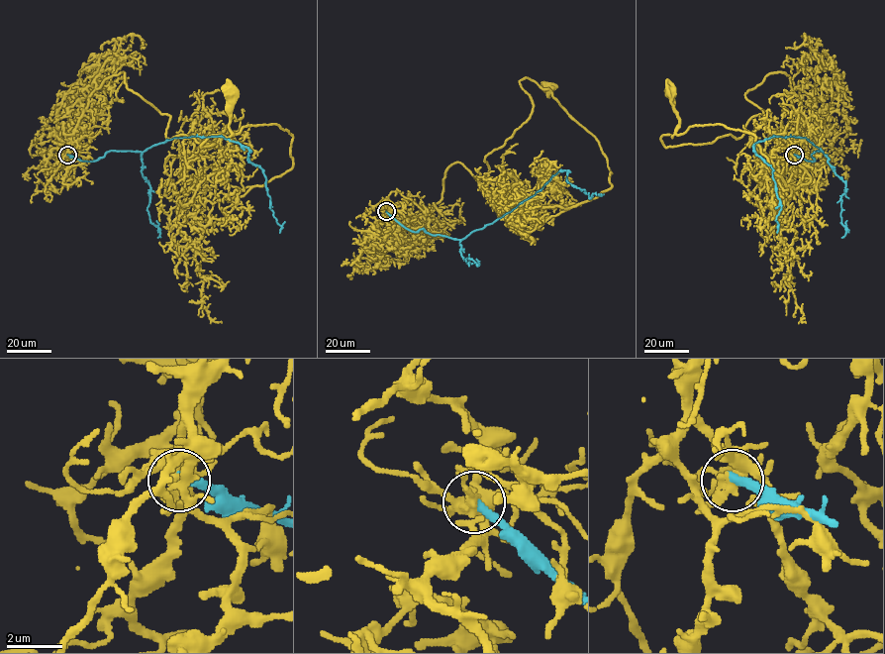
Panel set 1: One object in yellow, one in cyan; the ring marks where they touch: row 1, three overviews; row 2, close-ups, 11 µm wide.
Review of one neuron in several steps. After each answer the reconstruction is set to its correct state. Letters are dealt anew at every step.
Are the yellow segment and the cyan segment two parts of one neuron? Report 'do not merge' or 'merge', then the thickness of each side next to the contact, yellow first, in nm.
do not merge; calibres 360 and 320 nm

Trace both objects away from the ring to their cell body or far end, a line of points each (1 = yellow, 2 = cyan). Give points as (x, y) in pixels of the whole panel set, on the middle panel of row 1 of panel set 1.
1: (385, 212), (407, 218), (436, 204), (453, 163), (479, 180), (485, 158), (532, 112), (519, 81), (548, 88)
2: (385, 212), (412, 231), (461, 240), (560, 170), (589, 198), (598, 194)

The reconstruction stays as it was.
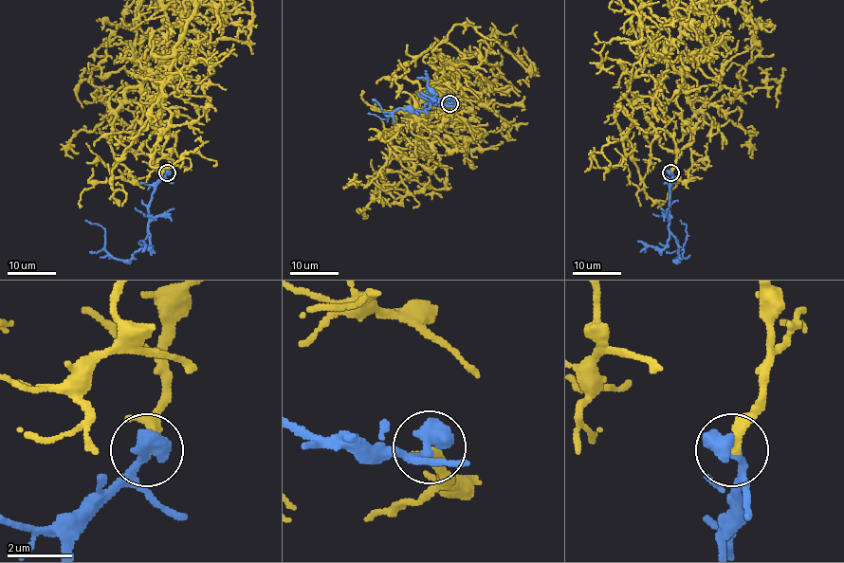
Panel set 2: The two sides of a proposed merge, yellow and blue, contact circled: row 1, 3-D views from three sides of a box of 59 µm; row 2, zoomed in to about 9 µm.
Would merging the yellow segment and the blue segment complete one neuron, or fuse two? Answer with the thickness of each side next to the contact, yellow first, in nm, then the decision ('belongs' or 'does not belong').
200/650 nm | belongs

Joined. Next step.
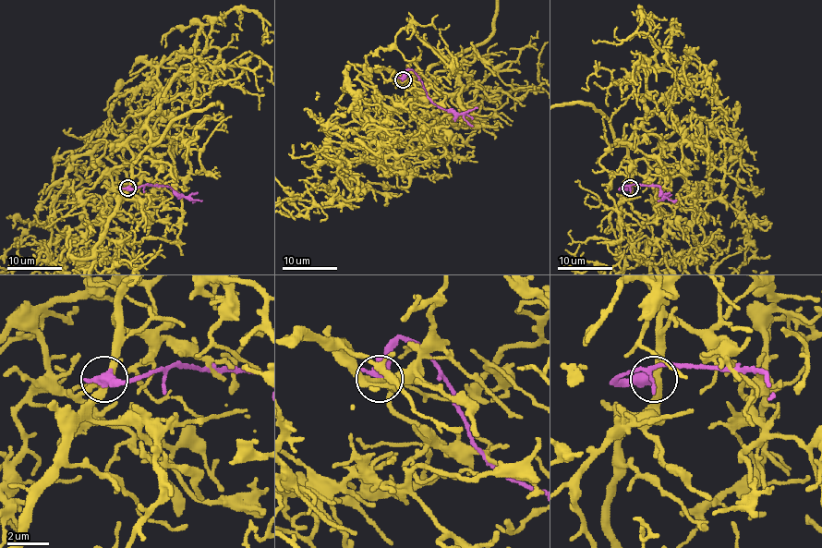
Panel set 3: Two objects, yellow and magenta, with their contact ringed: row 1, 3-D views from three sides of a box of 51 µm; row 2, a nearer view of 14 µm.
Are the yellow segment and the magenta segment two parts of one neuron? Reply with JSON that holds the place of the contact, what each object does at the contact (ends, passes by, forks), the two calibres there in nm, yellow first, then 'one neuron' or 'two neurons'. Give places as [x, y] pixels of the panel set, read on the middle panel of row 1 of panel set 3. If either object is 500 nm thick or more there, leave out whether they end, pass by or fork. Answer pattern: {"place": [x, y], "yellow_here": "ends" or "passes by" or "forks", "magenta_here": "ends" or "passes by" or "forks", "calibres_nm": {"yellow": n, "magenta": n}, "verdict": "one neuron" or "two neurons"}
{"place": [403, 79], "calibres_nm": {"yellow": 360, "magenta": 600}, "verdict": "two neurons"}

